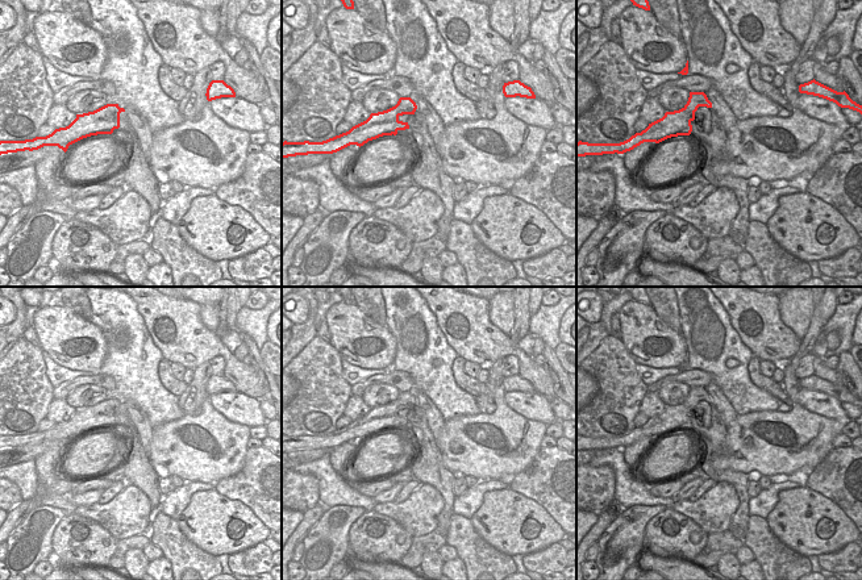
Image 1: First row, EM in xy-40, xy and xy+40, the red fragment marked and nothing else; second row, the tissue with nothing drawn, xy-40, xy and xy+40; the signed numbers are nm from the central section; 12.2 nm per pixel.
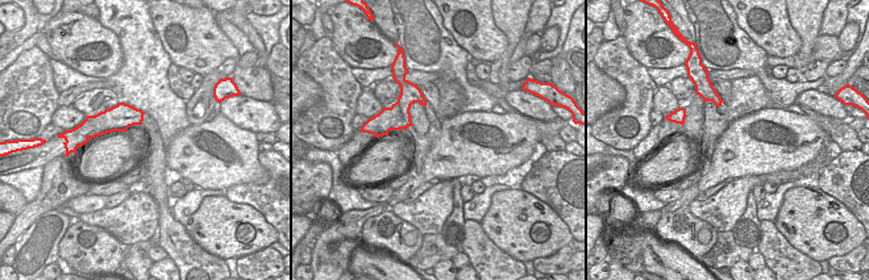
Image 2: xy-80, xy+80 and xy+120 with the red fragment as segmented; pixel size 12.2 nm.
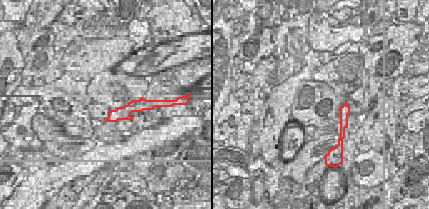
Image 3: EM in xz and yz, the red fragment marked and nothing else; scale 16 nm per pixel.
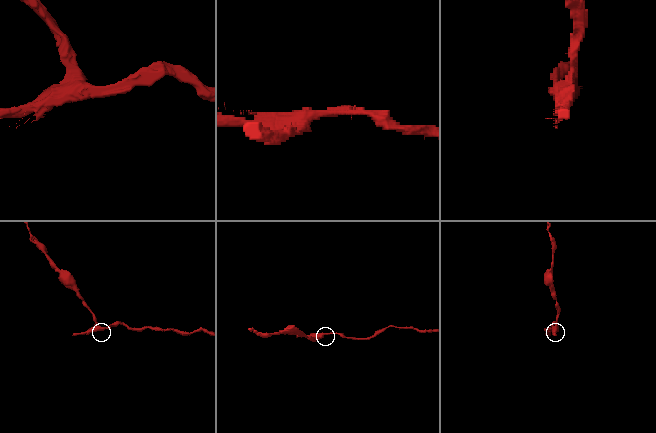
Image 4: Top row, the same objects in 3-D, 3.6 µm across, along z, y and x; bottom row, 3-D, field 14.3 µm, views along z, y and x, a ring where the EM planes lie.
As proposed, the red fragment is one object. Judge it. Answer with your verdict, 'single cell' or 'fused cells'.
fused cells

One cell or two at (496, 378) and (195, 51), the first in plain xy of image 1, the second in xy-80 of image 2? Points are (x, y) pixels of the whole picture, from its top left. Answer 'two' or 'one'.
two

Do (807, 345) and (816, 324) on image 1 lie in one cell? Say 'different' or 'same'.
same

